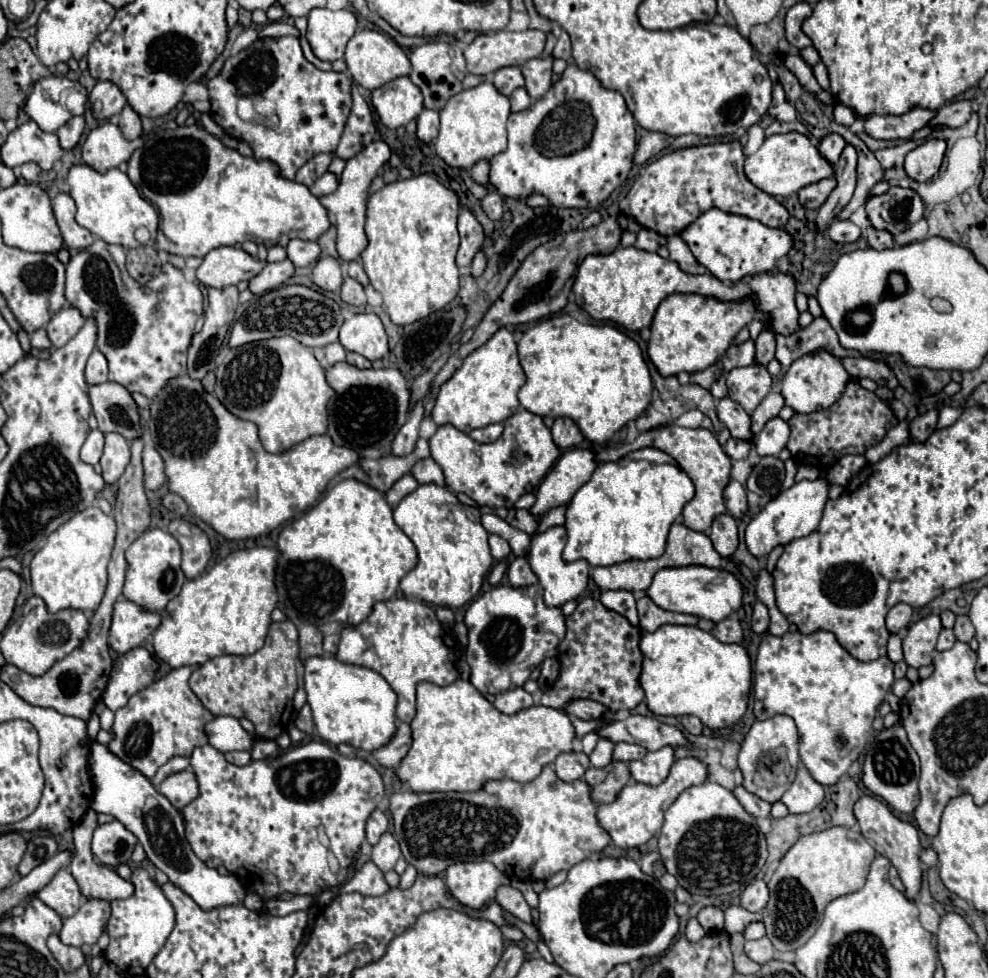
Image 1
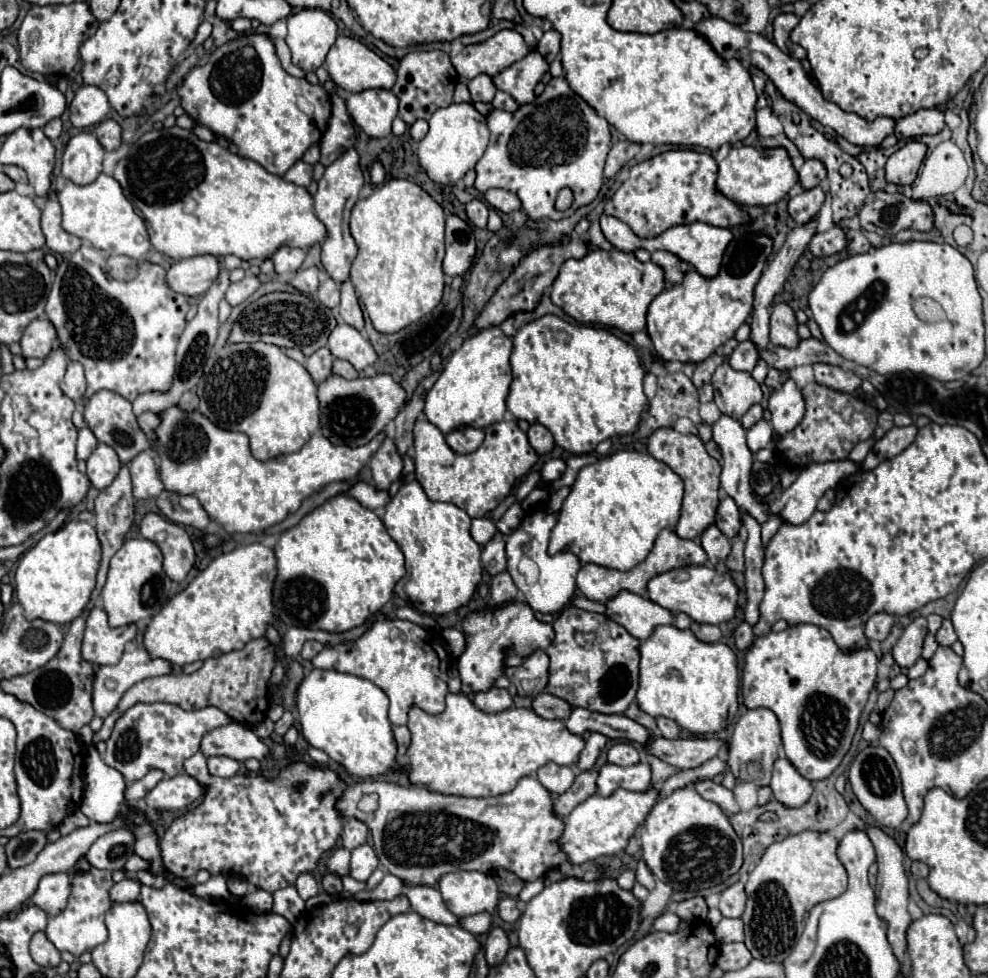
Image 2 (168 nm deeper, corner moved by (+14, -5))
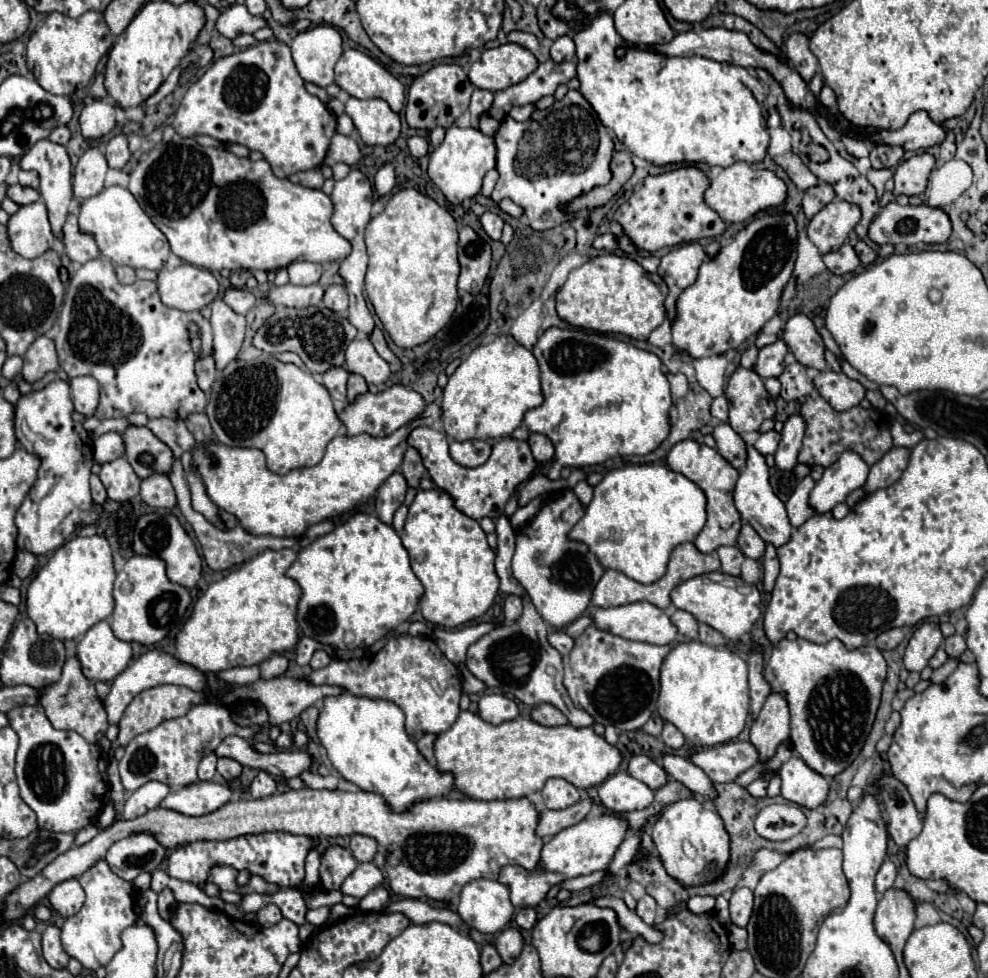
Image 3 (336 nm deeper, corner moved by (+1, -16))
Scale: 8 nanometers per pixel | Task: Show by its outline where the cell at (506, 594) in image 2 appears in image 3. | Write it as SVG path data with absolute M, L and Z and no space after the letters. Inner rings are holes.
M506 596L504 600L504 618L518 620L522 614L522 600L518 596Z

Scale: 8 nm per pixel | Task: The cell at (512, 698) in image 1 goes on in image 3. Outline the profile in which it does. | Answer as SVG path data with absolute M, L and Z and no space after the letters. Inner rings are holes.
M484 694L478 702L478 714L490 724L502 724L518 718L518 706L504 694Z

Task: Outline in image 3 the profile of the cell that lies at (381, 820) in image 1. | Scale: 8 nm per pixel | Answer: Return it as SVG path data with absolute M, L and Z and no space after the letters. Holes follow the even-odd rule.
M352 836L352 842L350 842L350 850L354 854L354 858L358 862L372 862L374 854L376 854L376 848L378 848L378 842L370 836Z

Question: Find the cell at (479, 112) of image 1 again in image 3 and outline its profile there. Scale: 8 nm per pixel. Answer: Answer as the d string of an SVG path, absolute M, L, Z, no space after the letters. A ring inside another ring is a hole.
M450 126L446 130L444 142L430 154L428 176L452 204L462 204L464 200L474 198L480 192L484 174L494 166L496 166L494 138L482 134L478 128L472 128L472 126L470 128Z

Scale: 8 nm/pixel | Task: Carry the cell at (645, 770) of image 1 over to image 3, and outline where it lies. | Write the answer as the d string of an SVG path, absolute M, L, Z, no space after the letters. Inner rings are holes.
M616 772L600 784L598 796L608 810L620 814L650 806L654 800L654 790L626 772Z

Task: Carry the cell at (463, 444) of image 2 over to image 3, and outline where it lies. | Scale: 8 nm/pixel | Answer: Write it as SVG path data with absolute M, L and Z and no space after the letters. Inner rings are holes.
M466 440L466 442L450 442L450 456L466 468L476 468L490 458L492 446L484 440Z

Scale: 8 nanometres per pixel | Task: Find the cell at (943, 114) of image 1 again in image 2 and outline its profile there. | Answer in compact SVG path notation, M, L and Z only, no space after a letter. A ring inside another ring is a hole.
M919 109L911 115L895 119L893 135L897 139L909 139L919 135L933 135L945 127L945 117L939 109Z

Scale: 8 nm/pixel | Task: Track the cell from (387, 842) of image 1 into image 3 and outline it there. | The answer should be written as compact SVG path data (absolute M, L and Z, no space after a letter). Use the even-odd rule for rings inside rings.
M366 862L360 864L354 874L350 874L346 878L346 882L342 884L342 892L356 896L356 898L364 898L368 892L372 892L374 888L378 888L384 882L384 874L382 870L374 864L374 862Z

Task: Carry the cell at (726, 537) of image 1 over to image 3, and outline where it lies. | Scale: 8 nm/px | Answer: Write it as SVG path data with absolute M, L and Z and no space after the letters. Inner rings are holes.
M722 546L716 550L722 562L722 572L738 576L740 574L740 566L744 562L744 554L736 548L736 546Z

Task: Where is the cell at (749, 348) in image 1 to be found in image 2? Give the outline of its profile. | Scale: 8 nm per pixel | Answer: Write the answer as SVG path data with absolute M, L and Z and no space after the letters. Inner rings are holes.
M743 341L731 353L727 363L737 371L753 371L753 367L757 365L759 359L761 359L761 355L759 355L759 349L755 347L755 343L753 341Z

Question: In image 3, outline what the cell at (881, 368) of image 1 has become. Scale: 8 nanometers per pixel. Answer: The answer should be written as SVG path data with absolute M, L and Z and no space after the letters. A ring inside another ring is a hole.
M832 370L818 372L818 376L814 378L814 386L834 410L850 410L858 406L866 394L862 384L850 380L842 372L832 372Z

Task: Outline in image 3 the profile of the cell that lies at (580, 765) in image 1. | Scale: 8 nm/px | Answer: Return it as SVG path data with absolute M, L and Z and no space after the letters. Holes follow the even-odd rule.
M550 778L542 788L542 796L544 796L546 808L562 810L580 800L580 790L570 782L566 782L564 778Z

